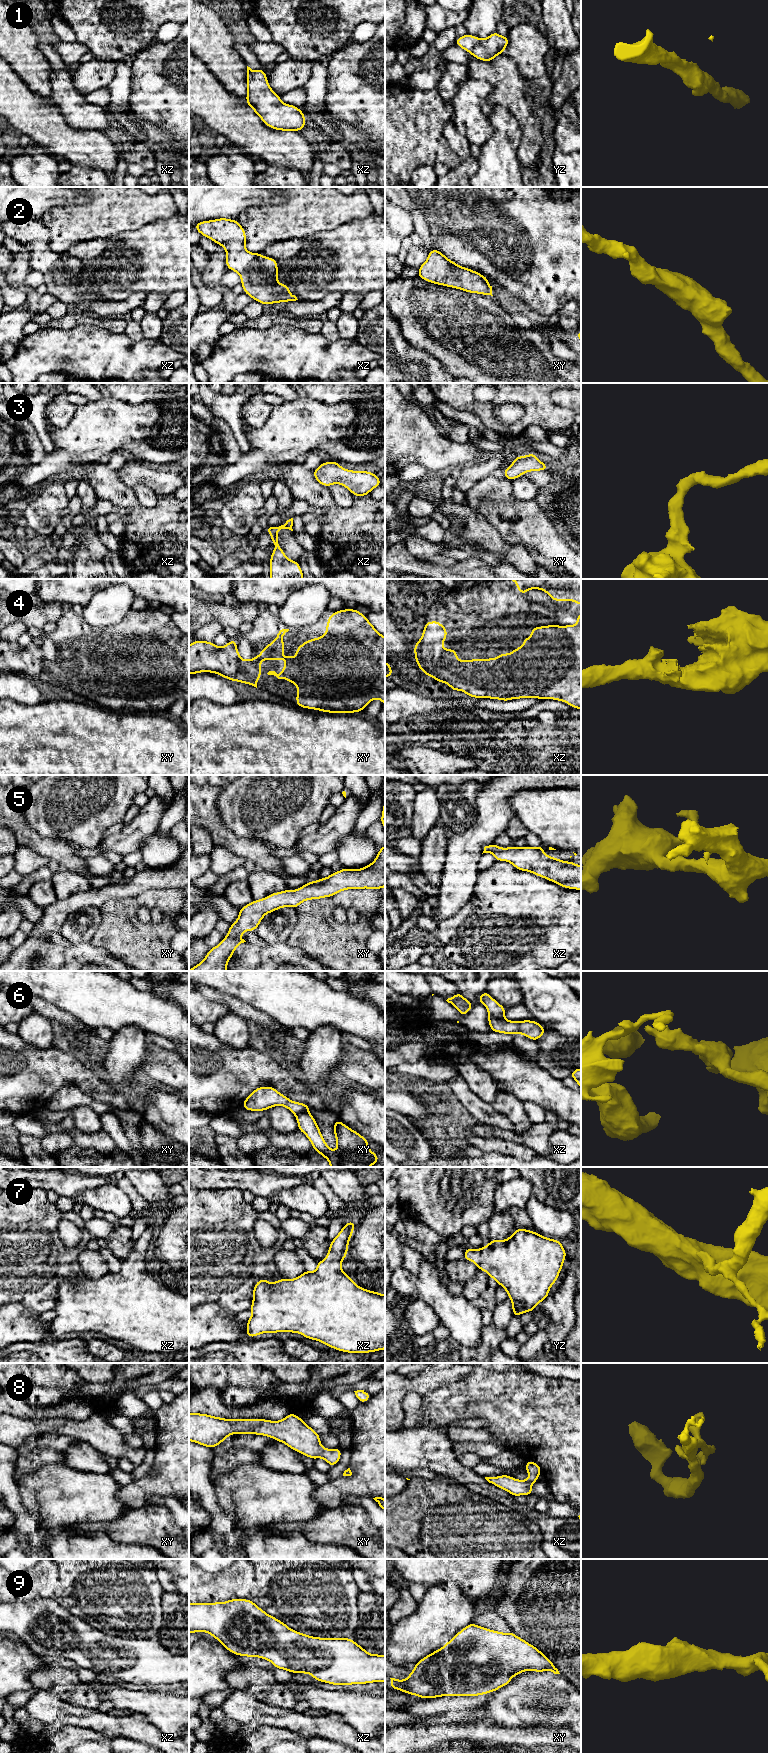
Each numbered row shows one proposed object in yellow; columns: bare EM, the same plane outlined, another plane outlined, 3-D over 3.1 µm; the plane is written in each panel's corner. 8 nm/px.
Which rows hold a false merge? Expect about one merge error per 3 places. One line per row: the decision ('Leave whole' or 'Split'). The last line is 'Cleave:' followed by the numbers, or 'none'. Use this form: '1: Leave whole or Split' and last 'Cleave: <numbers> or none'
1: Leave whole
2: Leave whole
3: Leave whole
4: Leave whole
5: Leave whole
6: Leave whole
7: Leave whole
8: Leave whole
9: Leave whole
Cleave: none

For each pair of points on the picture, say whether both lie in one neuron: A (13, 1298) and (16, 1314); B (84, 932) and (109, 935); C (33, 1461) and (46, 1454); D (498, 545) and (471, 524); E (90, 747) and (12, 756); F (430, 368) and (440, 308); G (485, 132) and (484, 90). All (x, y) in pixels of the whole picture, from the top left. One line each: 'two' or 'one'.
A: two
B: two
C: one
D: one
E: one
F: two
G: one

